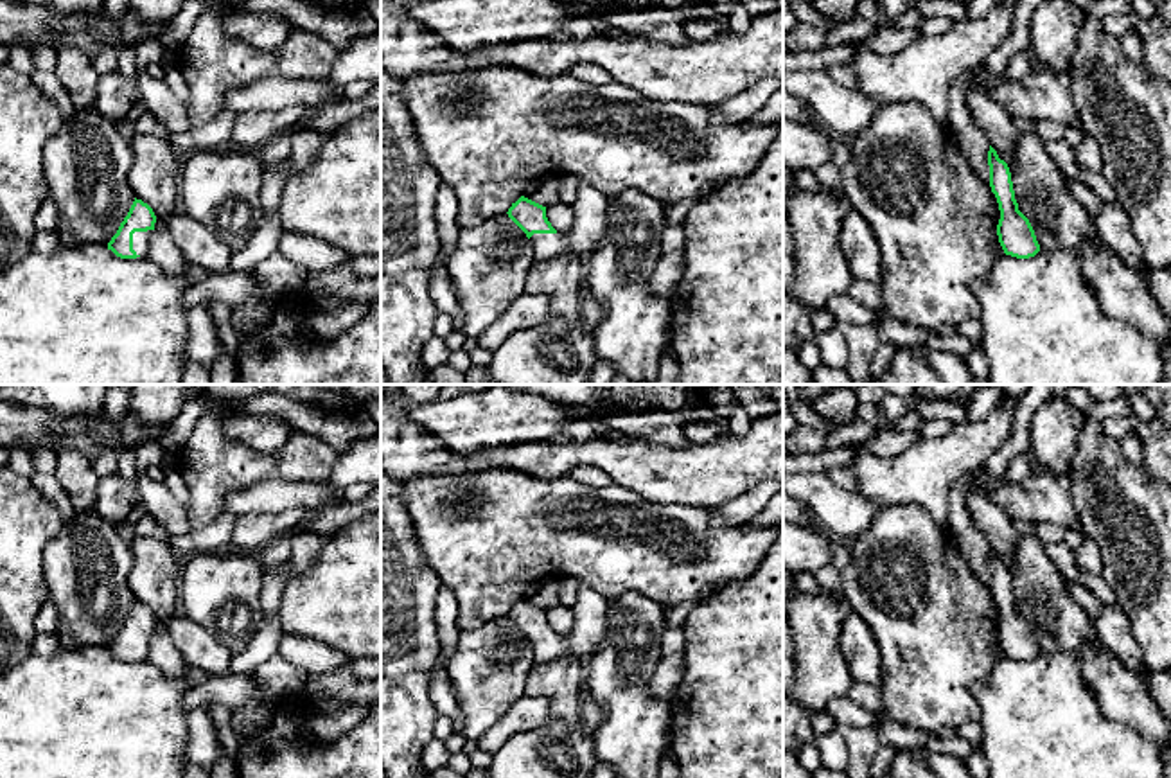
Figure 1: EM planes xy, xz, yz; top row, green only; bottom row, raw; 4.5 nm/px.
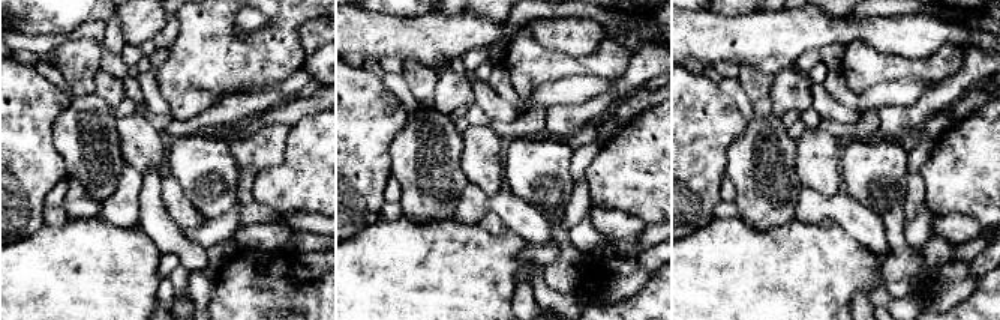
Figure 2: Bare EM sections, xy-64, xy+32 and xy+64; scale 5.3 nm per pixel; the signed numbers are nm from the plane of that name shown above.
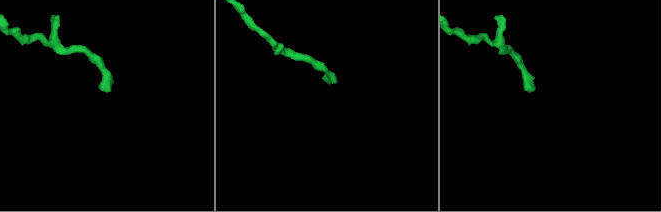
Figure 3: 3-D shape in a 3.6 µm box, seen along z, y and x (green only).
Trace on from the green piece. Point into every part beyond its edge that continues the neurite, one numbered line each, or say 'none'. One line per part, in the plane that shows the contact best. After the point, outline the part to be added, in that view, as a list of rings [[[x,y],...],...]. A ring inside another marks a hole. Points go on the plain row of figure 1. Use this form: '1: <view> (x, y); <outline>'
1: xy (140, 642); [[[154,632],[133,636],[133,652],[136,654],[136,658],[140,658],[140,659],[147,658],[147,650],[149,650],[149,643],[151,643],[153,636],[154,636]]]

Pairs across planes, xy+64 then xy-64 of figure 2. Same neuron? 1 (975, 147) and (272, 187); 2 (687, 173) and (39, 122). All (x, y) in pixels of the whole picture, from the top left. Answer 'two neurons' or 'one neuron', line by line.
1: one neuron
2: one neuron

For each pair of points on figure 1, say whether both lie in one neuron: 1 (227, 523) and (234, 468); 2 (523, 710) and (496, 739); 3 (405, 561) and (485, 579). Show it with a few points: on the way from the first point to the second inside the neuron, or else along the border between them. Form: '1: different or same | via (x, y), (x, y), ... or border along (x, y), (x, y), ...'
1: different | border along (223, 511), (209, 523), (193, 530)
2: same | via (516, 717), (501, 732)
3: different | border along (413, 527), (417, 547), (442, 584)

